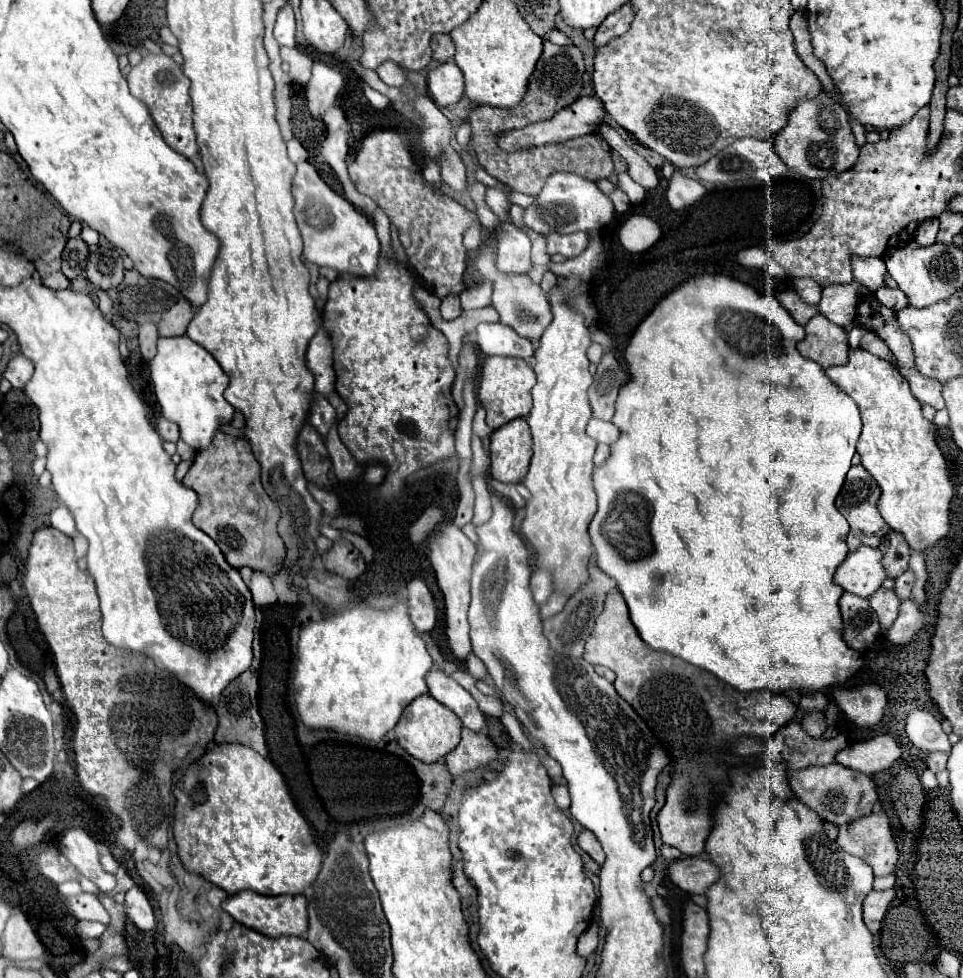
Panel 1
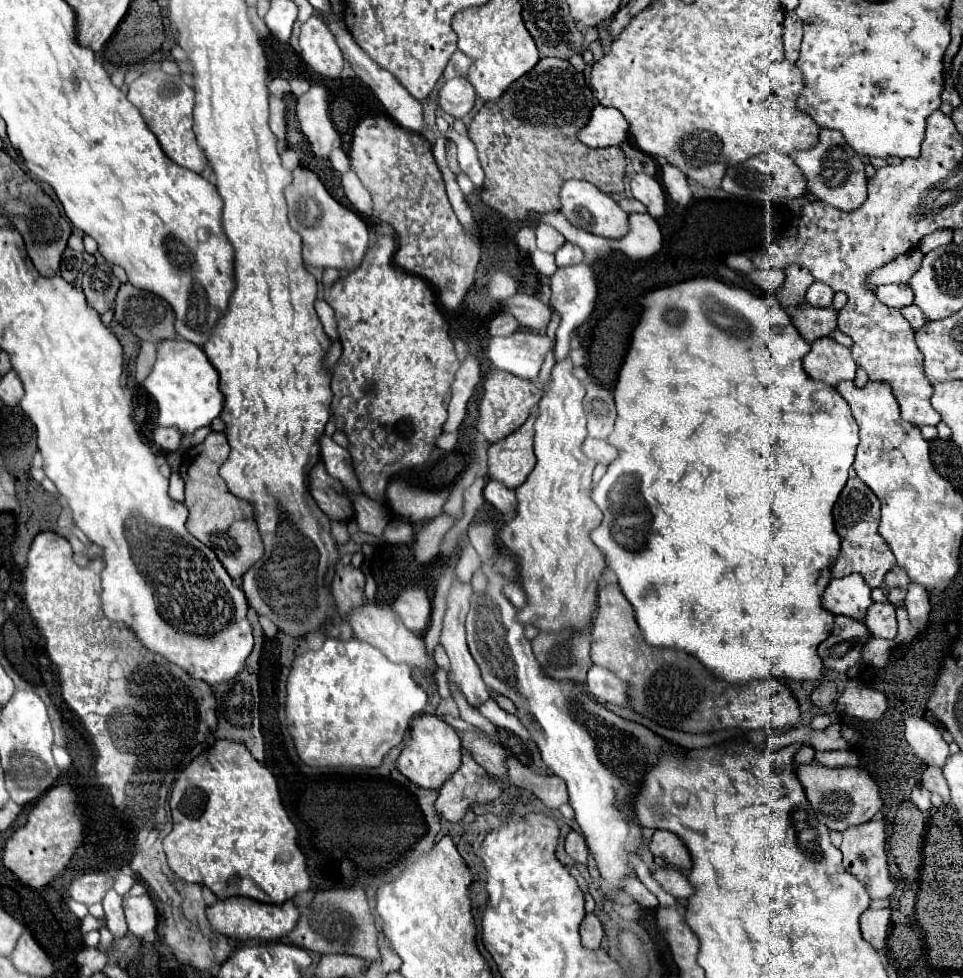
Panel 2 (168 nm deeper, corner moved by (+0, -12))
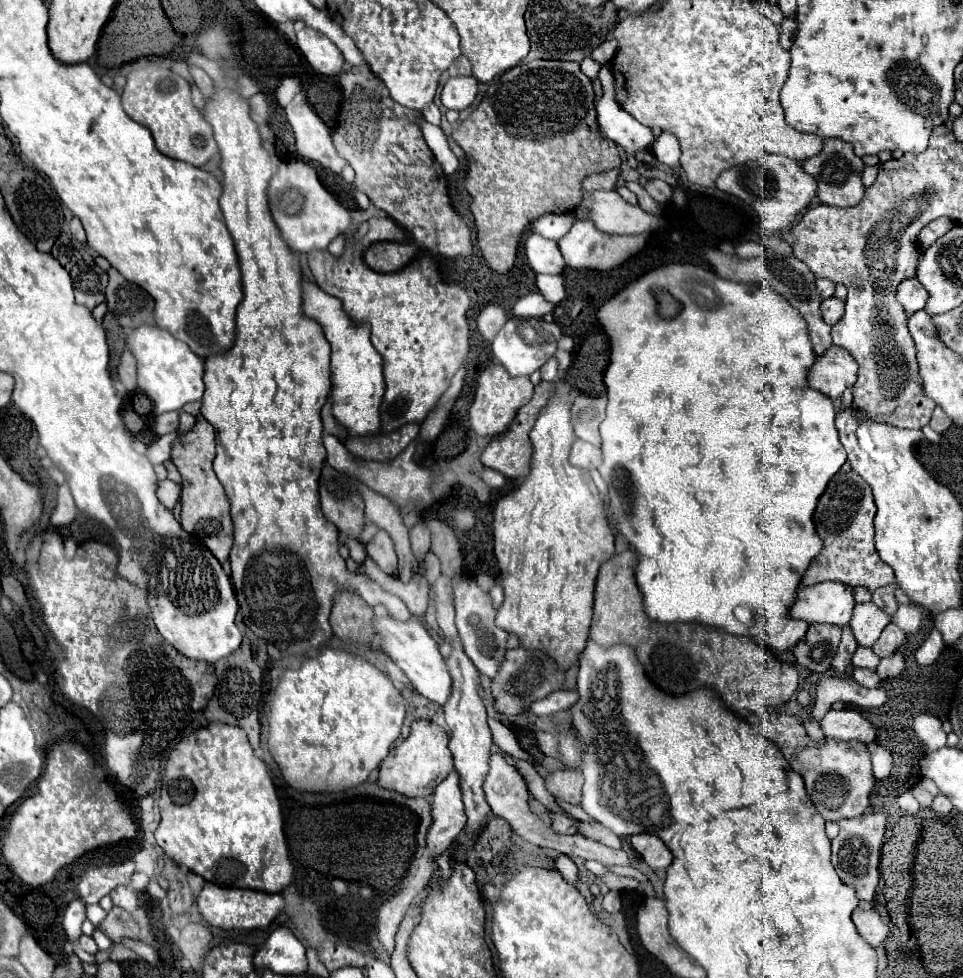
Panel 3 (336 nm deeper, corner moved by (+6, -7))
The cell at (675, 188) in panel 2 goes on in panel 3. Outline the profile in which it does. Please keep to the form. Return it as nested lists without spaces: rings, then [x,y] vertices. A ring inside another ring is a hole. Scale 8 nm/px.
[[[660,132],[660,136],[652,144],[652,152],[662,164],[676,166],[680,158],[680,146],[676,136],[672,136],[672,132]]]

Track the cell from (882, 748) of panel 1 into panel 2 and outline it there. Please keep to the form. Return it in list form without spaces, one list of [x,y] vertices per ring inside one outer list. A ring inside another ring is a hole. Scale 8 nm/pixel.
[[[842,749],[842,751],[816,751],[816,759],[826,767],[858,767],[860,759],[854,751]]]

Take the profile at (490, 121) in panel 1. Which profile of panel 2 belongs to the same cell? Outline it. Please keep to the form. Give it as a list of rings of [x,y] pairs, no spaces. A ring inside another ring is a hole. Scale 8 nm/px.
[[[556,57],[540,59],[530,73],[510,85],[500,103],[488,101],[468,129],[486,173],[482,201],[510,221],[524,221],[532,211],[556,211],[560,185],[568,179],[590,181],[608,195],[622,193],[624,153],[616,147],[590,149],[576,139],[592,107],[592,91],[584,83],[584,75]]]

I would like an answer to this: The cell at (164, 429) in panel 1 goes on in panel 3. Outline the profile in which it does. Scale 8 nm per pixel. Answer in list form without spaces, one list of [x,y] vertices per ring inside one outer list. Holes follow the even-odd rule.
[[[164,412],[156,418],[156,434],[164,436],[170,432],[178,430],[178,420],[180,420],[180,412]]]

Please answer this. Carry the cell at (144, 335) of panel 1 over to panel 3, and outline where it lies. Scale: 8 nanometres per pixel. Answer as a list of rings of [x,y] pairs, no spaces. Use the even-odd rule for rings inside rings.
[[[130,350],[122,352],[122,358],[120,358],[116,372],[118,372],[120,382],[126,386],[126,390],[130,390],[130,392],[136,390],[136,360],[130,354]]]

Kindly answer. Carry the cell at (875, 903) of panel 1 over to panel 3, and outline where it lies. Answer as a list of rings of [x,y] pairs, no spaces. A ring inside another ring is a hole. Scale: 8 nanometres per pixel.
[[[856,908],[852,912],[852,922],[854,922],[858,934],[874,948],[880,946],[888,936],[888,926],[882,922],[882,918],[880,918],[880,914],[876,910]]]

